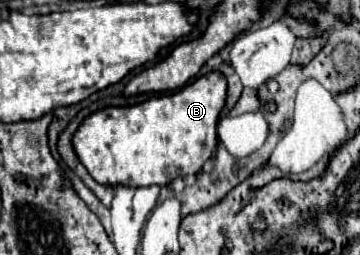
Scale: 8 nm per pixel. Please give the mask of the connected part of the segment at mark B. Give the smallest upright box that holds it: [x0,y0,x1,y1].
[72,71,226,187]

